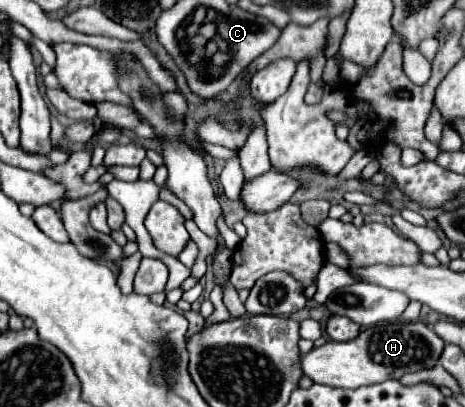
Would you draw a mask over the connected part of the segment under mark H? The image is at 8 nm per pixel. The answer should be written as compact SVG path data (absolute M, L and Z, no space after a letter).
M382 322L362 330L356 340L326 342L320 348L300 354L300 370L302 376L308 376L316 384L332 388L360 388L388 378L398 380L406 372L430 368L438 362L442 348L444 342L422 322Z

